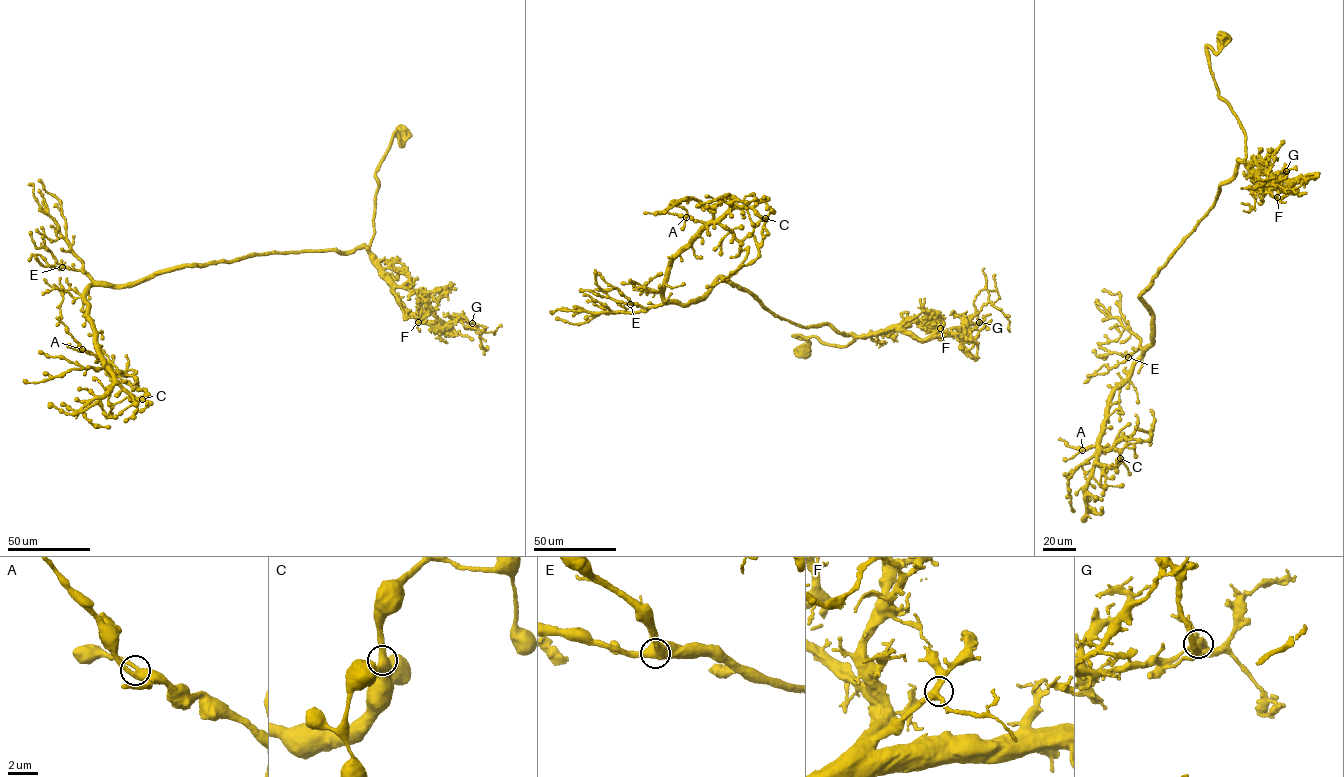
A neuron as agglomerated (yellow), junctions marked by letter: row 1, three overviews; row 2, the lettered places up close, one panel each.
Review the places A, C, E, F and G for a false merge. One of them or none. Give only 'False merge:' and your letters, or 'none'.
False merge: G

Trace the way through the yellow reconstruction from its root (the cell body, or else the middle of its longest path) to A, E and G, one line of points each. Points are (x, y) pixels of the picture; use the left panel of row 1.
A: (402, 135), (375, 173), (369, 248), (253, 253), (93, 284), (99, 357), (82, 349)
E: (402, 135), (402, 145), (394, 134), (375, 173), (367, 249), (253, 253), (118, 286), (62, 267)
G: (402, 135), (402, 145), (394, 134), (375, 174), (370, 259), (414, 315), (437, 328), (459, 318), (472, 323)

